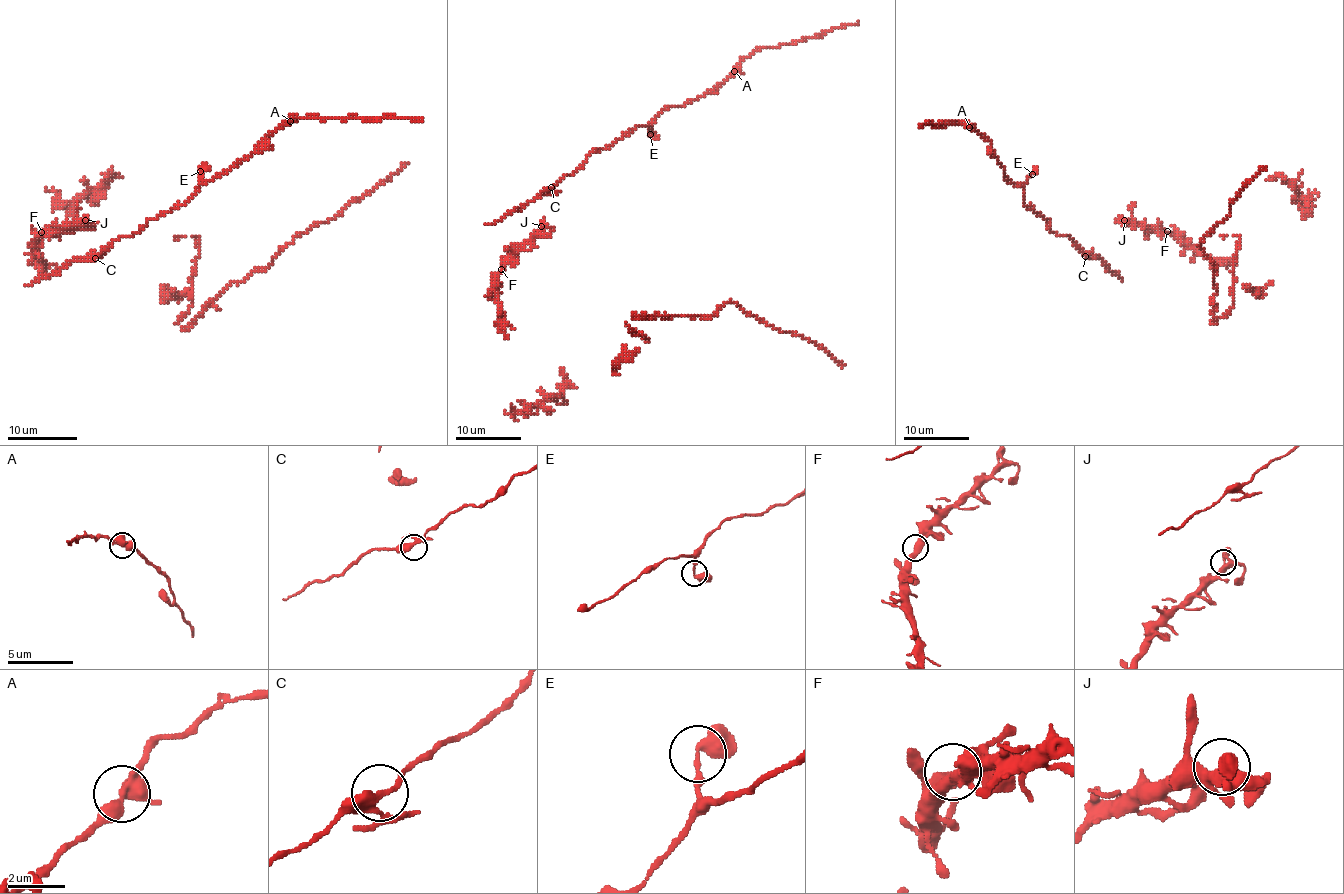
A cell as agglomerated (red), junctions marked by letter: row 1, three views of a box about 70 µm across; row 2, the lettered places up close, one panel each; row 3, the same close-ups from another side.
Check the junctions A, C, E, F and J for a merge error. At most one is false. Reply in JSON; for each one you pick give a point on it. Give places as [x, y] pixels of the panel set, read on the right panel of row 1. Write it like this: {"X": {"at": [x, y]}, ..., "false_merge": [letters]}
{"false_merge": []}

